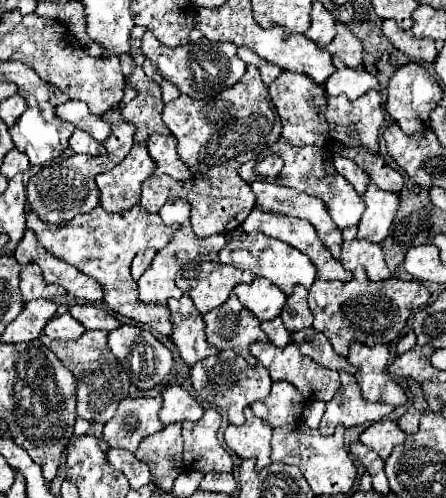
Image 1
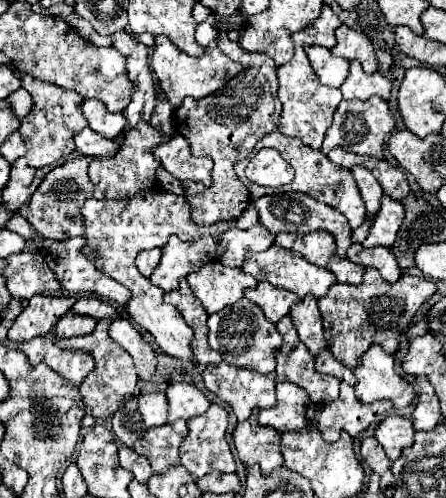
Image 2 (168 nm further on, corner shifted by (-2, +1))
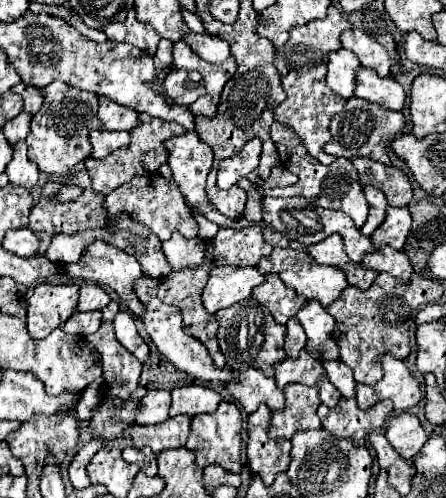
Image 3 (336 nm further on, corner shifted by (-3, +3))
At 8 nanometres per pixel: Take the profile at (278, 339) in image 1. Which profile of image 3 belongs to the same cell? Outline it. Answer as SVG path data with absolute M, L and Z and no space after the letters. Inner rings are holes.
M296 317L288 319L288 323L286 323L286 355L290 359L296 359L300 349L304 349L304 345L306 345L306 335L304 335L300 321Z

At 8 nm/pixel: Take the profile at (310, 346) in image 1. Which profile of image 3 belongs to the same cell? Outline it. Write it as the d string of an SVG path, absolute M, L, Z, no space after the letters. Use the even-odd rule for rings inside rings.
M334 359L334 361L324 361L322 363L326 373L328 373L328 379L338 387L338 391L344 395L344 397L354 397L354 375L352 375L352 369L348 365L344 365L340 359Z

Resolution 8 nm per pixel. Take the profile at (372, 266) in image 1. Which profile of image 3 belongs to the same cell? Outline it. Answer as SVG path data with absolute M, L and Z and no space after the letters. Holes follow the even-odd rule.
M382 245L380 249L366 253L362 259L362 265L374 271L386 271L396 279L408 281L408 277L412 275L412 265L408 261L408 257L402 251L390 249L388 245Z

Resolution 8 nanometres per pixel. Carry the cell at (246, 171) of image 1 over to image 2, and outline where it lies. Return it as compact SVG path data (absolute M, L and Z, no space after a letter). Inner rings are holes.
M273 131L271 135L265 135L263 139L273 139L273 147L275 147L275 149L283 155L283 159L295 169L295 179L293 179L289 185L281 188L281 190L272 190L272 188L260 186L249 181L245 176L245 169L243 169L243 171L235 171L238 178L248 188L252 199L277 192L305 193L305 195L309 195L309 197L313 197L313 199L317 199L317 201L321 201L321 203L325 203L325 205L329 205L329 207L341 211L341 213L347 217L351 229L357 229L357 227L363 223L363 219L365 219L365 205L363 205L363 199L361 199L361 195L359 195L359 187L357 187L357 183L355 183L355 177L351 175L349 169L343 169L343 167L331 163L331 161L327 159L327 155L323 155L321 151L315 151L315 149L311 149L311 147L299 143L299 139L285 137L285 135L279 133L279 131Z

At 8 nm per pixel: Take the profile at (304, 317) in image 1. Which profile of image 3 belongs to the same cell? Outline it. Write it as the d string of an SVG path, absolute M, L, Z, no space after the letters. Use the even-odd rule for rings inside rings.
M314 299L308 301L296 317L308 337L306 351L320 361L338 359L338 345L334 341L334 317Z

